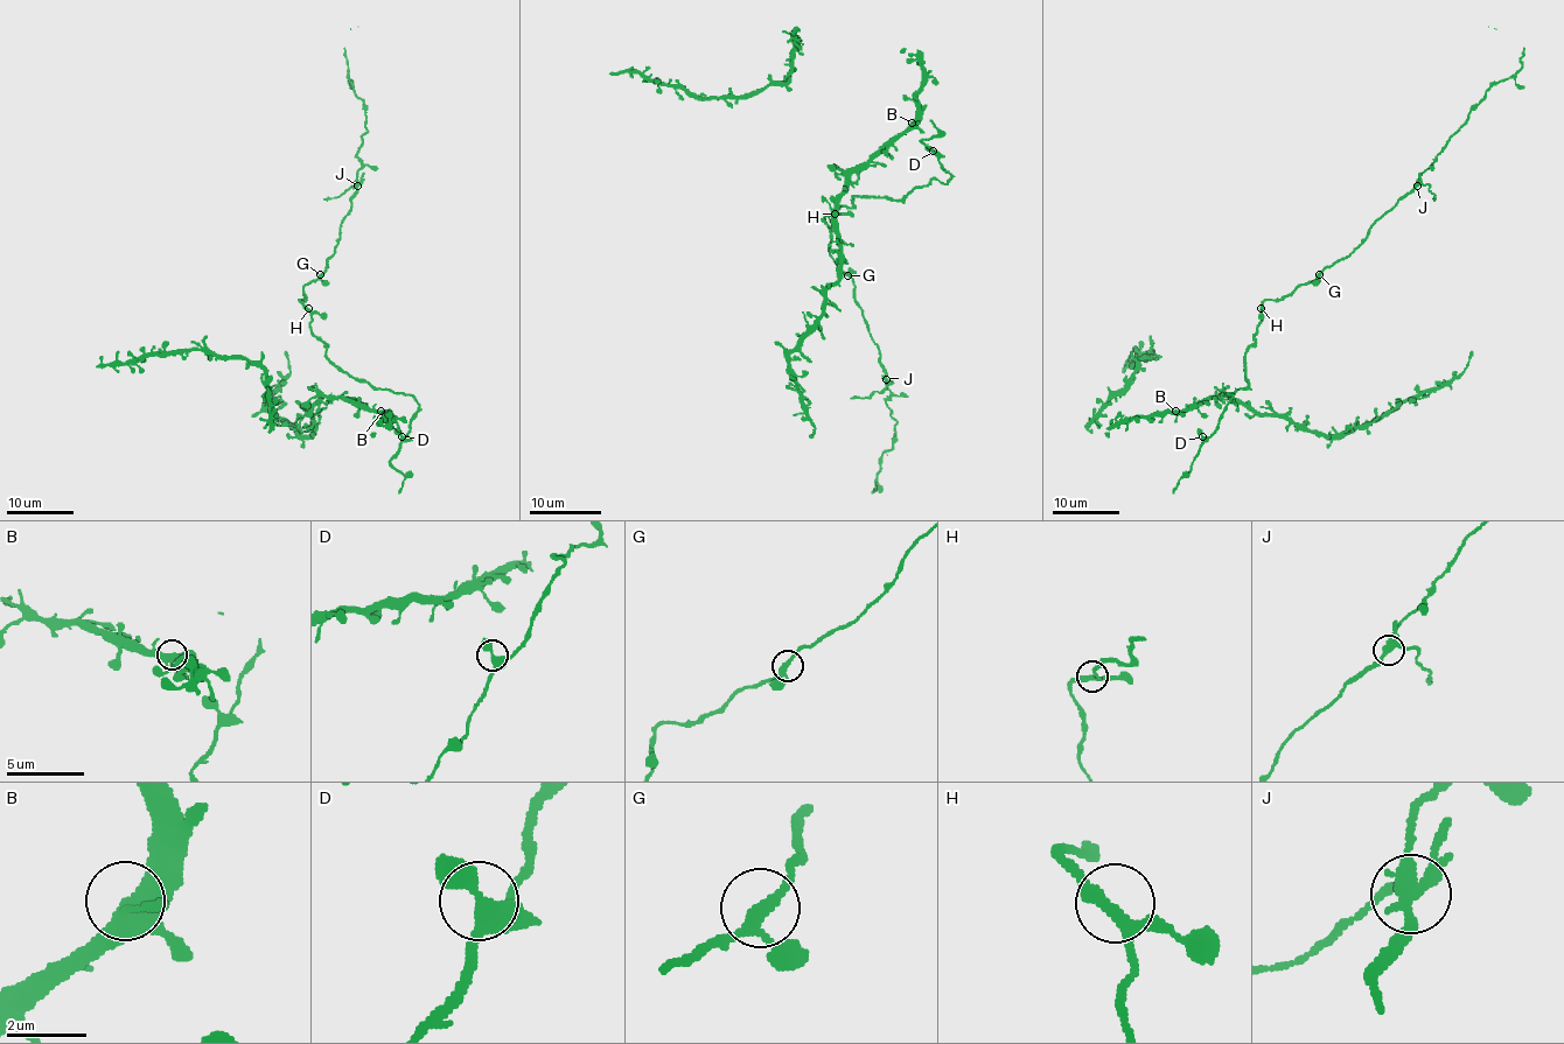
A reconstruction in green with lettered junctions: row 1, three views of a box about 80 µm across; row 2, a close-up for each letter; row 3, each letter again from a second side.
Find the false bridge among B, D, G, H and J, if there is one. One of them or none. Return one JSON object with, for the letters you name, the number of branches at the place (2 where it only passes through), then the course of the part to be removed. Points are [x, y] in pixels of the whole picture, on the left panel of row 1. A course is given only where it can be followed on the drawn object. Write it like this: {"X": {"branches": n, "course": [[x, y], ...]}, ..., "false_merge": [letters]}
{"J": {"branches": 4, "course": [[357, 186], [323, 200]]}, "false_merge": ["J"]}

